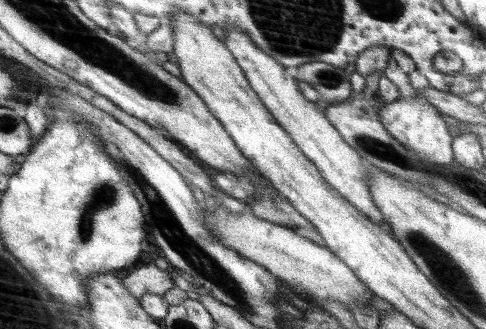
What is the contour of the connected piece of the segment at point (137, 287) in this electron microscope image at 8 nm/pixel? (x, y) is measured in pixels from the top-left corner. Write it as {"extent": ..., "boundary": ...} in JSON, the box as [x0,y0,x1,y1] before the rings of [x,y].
{"extent":[125,263,177,300],"boundary":[[[155,263],[132,270],[125,278],[125,284],[140,300],[144,299],[144,295],[148,292],[165,295],[169,290],[177,287],[174,275],[161,270]]]}

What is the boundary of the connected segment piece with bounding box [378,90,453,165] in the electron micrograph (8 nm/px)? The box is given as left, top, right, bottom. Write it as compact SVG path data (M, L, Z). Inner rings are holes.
M416 90L414 97L401 97L397 101L384 103L379 107L380 120L385 125L386 131L396 137L400 143L414 150L418 157L424 157L430 163L446 165L452 163L452 135L448 132L448 126L444 124L438 107L430 104L430 101Z

